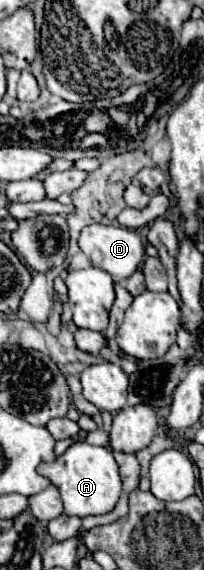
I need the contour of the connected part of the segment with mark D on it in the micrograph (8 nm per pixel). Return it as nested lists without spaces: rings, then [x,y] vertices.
[[[90,224],[86,228],[82,228],[80,232],[80,250],[88,256],[88,260],[92,262],[92,266],[112,274],[114,278],[118,280],[124,280],[128,278],[132,272],[138,270],[138,266],[142,264],[144,260],[144,244],[140,240],[140,236],[136,234],[136,230],[130,230],[130,228],[124,228],[120,224],[110,224],[110,226],[104,226],[104,224]]]

